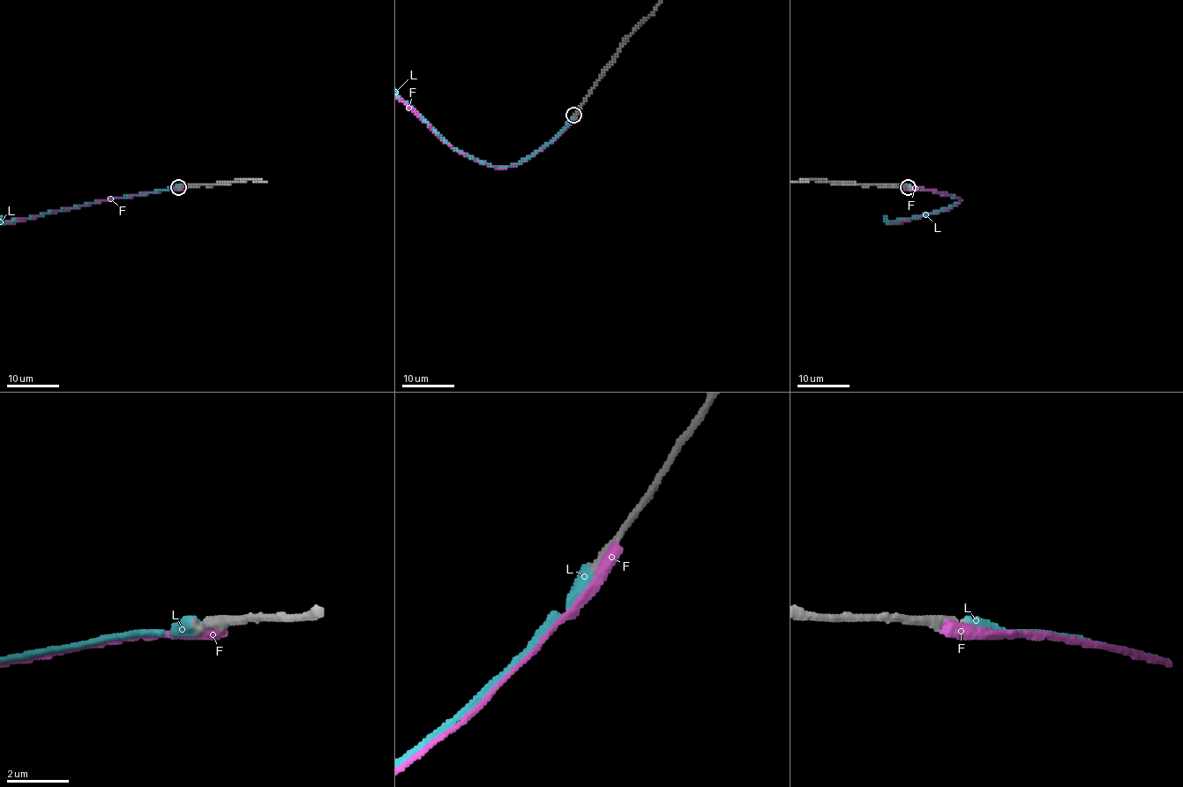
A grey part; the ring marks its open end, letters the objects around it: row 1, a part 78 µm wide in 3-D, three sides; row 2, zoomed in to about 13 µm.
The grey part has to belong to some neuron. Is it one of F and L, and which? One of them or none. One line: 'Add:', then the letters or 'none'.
Add: L

